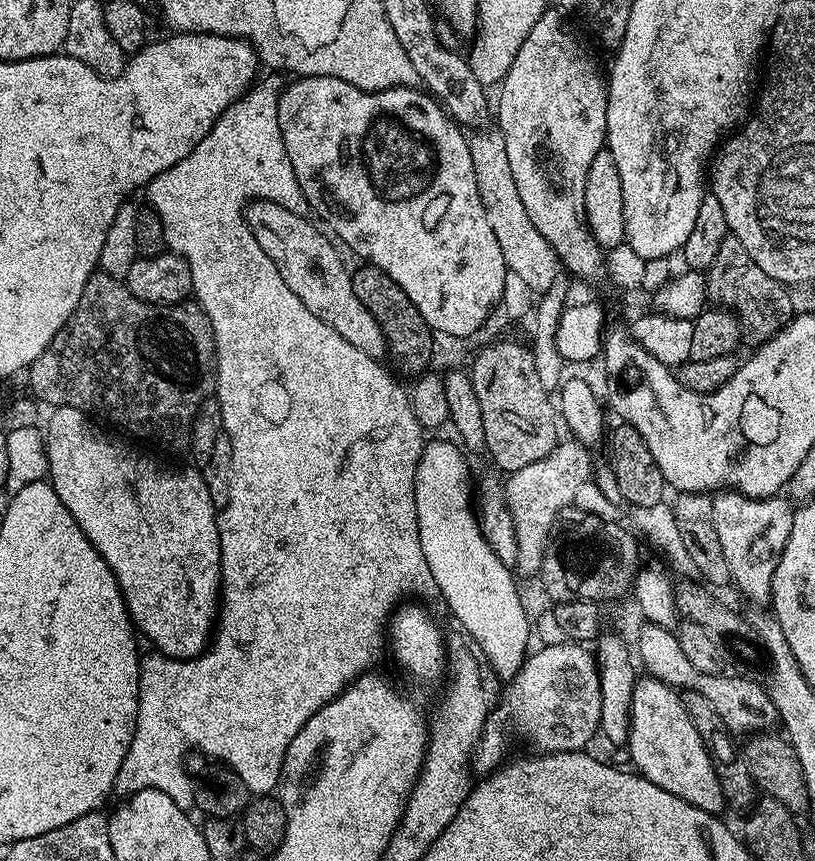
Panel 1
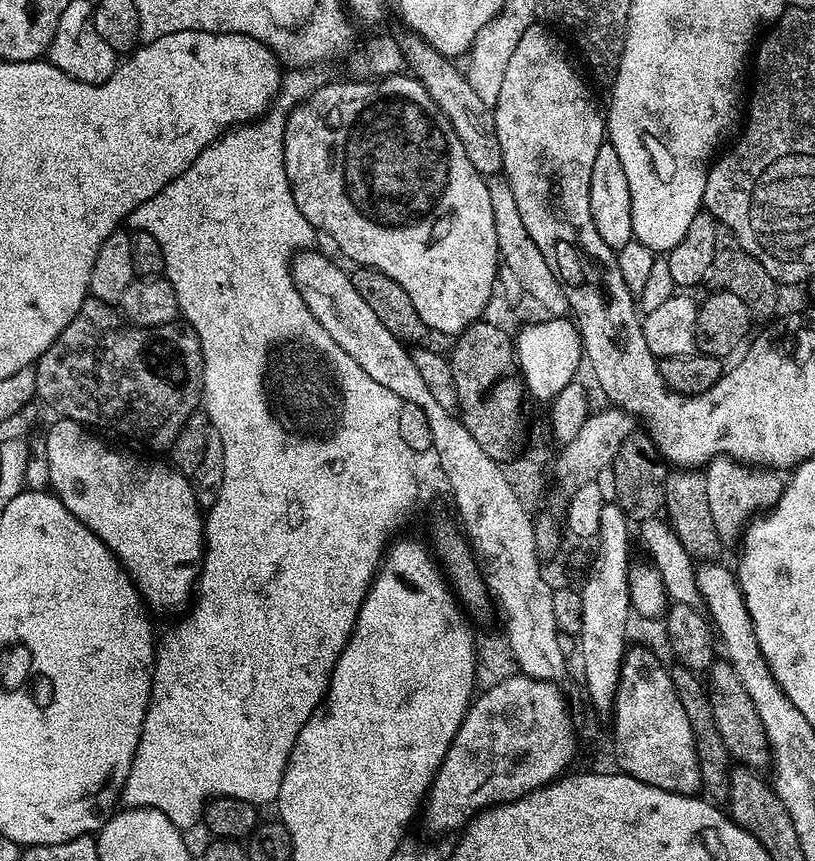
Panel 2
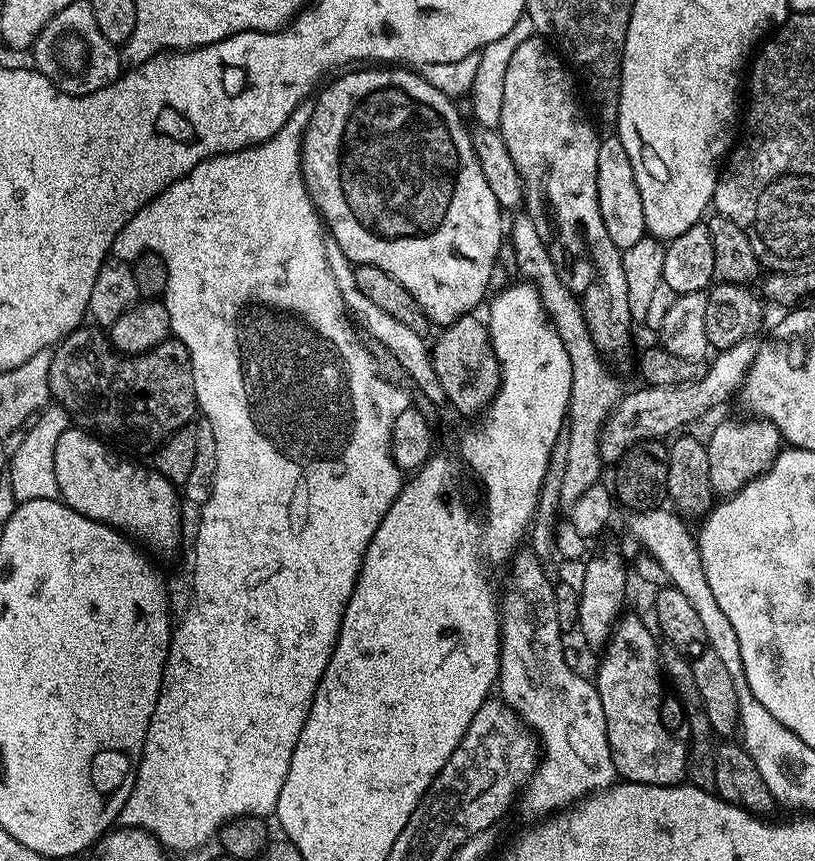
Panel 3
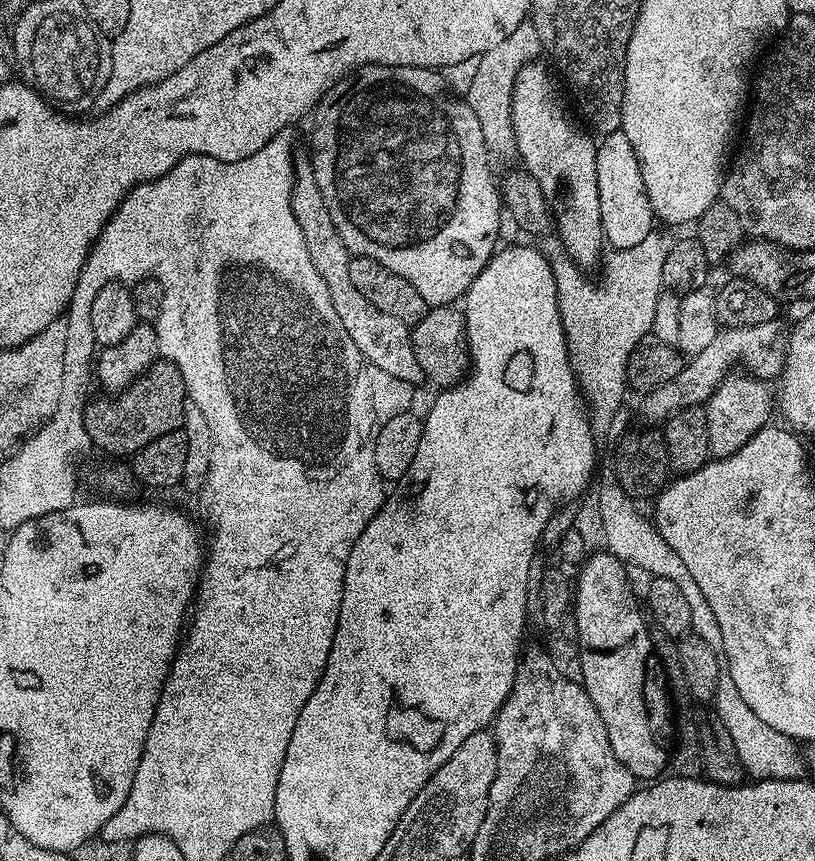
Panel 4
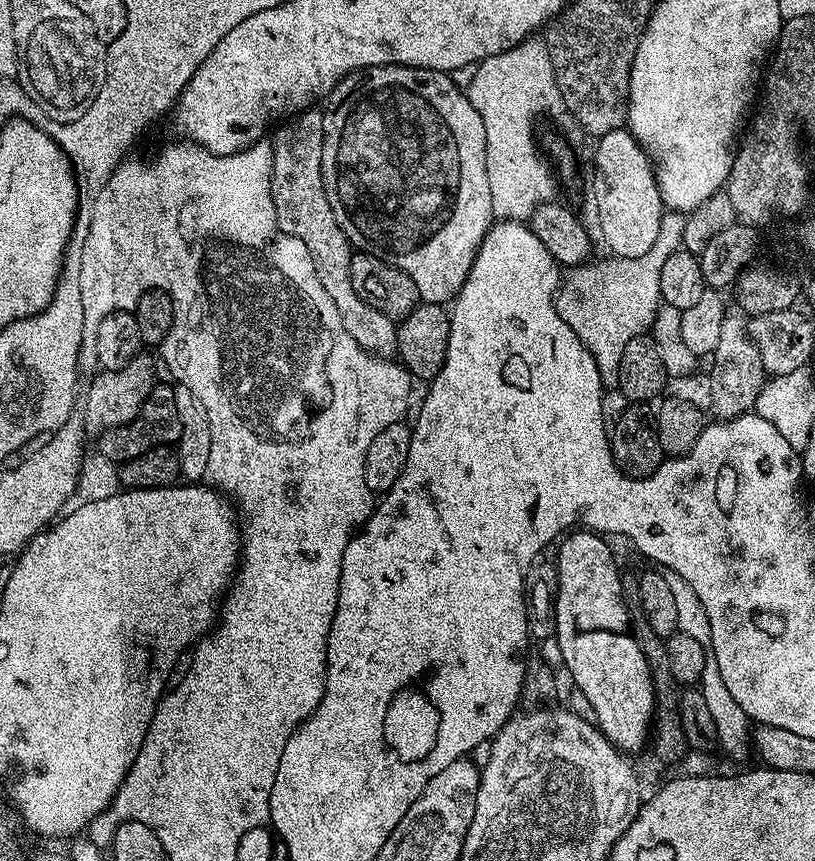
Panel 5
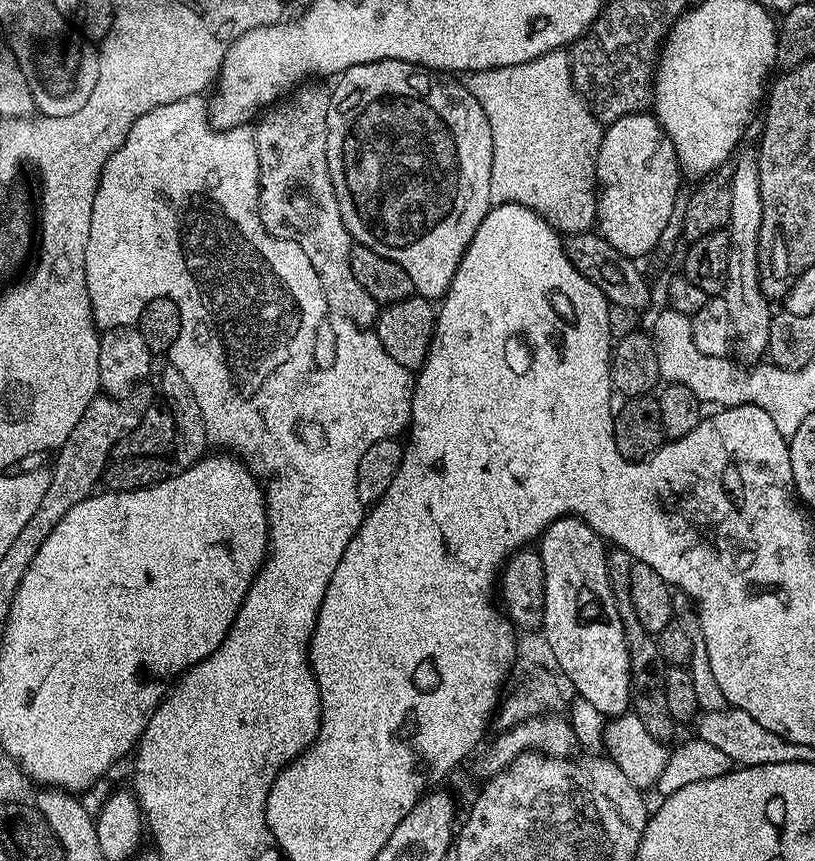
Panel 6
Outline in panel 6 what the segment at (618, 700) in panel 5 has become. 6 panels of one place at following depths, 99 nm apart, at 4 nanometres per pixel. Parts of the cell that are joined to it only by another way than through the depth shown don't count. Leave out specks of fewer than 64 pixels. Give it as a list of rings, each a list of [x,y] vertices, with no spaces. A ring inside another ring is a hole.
[[[564,516],[544,529],[543,536],[538,540],[538,551],[544,567],[542,631],[549,644],[555,667],[574,689],[575,695],[586,698],[586,702],[594,705],[604,717],[624,715],[629,711],[632,702],[632,671],[626,650],[624,628],[619,621],[622,610],[616,604],[608,577],[609,549],[605,541],[580,517]]]

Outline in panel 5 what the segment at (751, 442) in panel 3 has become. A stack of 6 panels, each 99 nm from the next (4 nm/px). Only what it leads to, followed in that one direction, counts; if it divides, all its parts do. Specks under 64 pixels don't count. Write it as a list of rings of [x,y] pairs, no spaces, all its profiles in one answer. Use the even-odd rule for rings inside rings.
[[[739,307],[727,309],[722,322],[722,334],[718,346],[710,357],[712,363],[712,381],[708,388],[712,391],[712,404],[716,407],[716,416],[731,418],[751,413],[756,406],[758,394],[764,389],[766,373],[762,366],[762,354],[748,332],[749,317]]]

